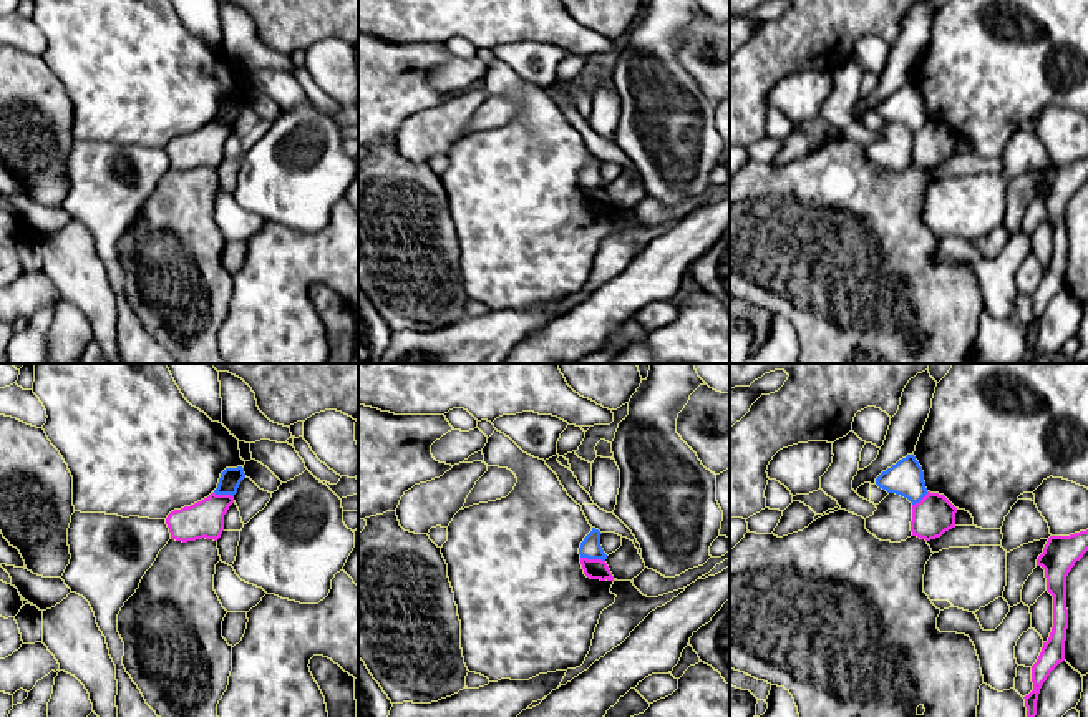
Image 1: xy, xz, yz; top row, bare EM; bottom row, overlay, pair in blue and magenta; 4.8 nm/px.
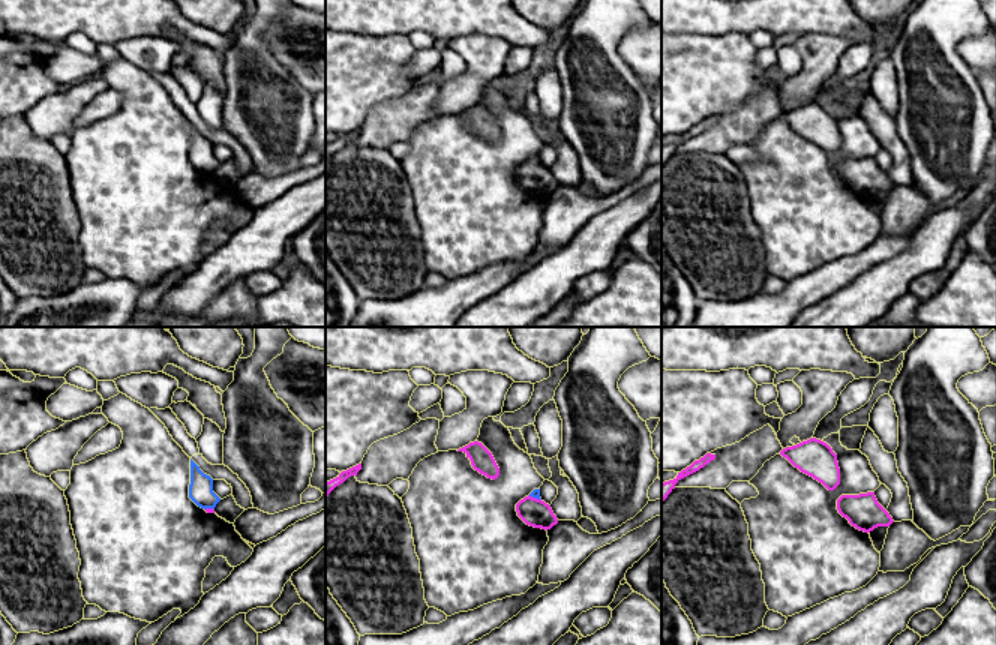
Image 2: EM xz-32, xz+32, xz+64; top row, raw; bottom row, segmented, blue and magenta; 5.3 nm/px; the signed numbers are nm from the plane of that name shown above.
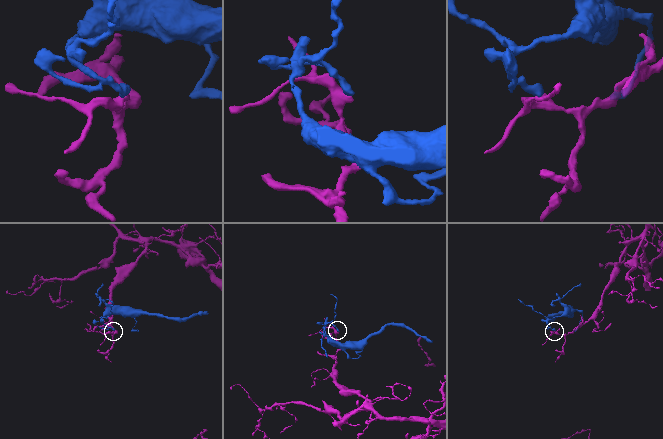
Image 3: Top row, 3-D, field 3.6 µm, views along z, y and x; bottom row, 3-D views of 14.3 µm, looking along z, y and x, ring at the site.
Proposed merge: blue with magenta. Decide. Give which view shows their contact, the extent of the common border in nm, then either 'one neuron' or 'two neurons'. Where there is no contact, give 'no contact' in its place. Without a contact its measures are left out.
meets blue in xz; contact 120 nm long; two neurons

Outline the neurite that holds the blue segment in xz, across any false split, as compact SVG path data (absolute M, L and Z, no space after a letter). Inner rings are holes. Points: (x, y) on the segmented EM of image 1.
M592 528L592 531L580 543L580 548L579 548L580 558L602 559L602 561L607 559L607 554L600 546L600 534L602 533L599 529Z

